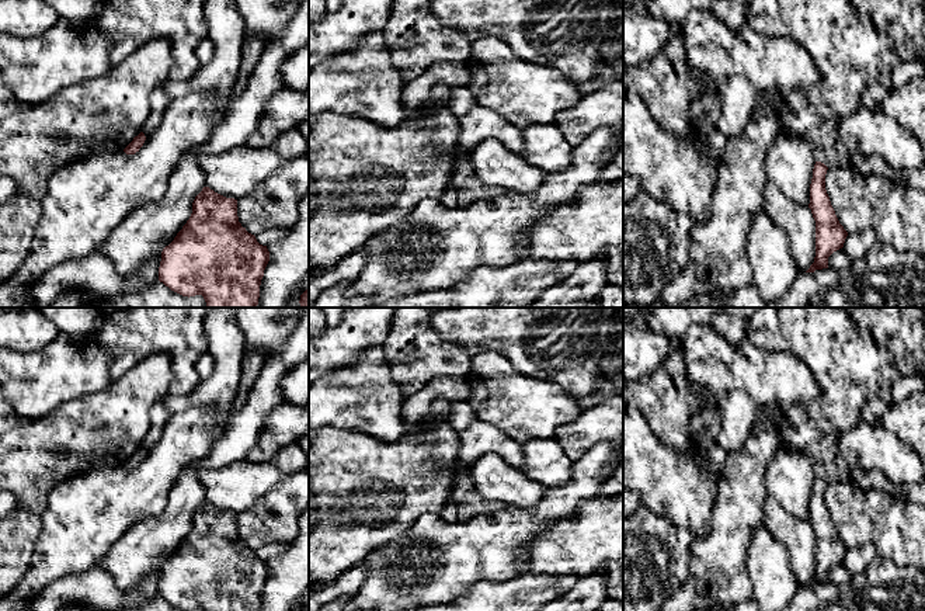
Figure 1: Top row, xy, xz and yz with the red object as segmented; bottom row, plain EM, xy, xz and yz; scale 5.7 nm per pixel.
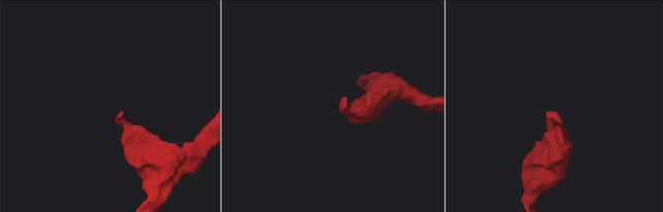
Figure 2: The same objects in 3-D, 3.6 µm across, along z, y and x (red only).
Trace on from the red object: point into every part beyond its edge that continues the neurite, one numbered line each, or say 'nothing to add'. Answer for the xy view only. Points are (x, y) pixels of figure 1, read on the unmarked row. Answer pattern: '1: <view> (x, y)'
nothing to add

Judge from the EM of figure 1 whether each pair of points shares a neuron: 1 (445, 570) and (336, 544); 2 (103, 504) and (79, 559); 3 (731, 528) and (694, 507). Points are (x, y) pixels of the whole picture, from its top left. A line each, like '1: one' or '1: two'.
1: two
2: one
3: two

